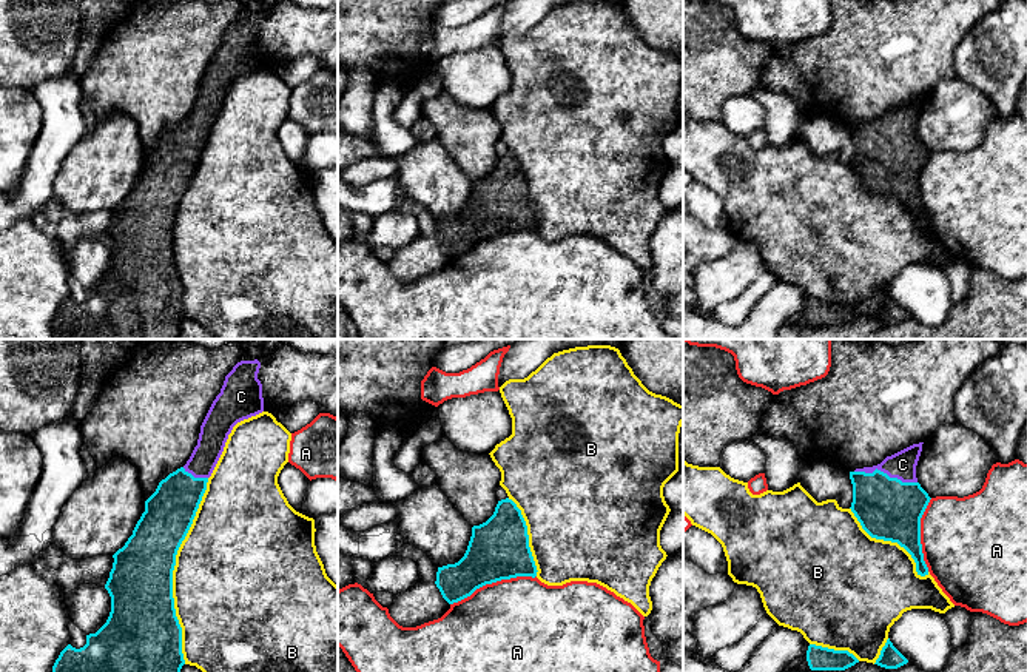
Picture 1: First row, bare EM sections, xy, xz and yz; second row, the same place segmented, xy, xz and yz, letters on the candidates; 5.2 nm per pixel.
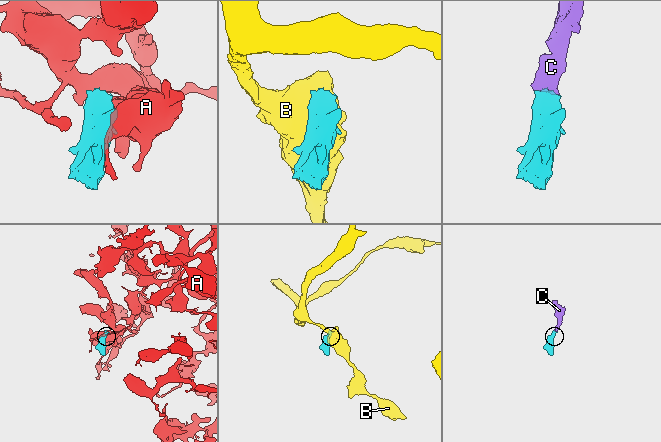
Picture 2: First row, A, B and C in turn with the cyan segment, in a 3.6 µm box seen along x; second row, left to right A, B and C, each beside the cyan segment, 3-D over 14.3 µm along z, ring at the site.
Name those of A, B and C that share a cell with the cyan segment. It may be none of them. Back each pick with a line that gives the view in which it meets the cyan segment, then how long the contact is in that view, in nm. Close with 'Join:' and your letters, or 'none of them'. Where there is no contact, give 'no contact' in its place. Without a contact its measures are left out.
C: yz | 340 nm
Join: C

